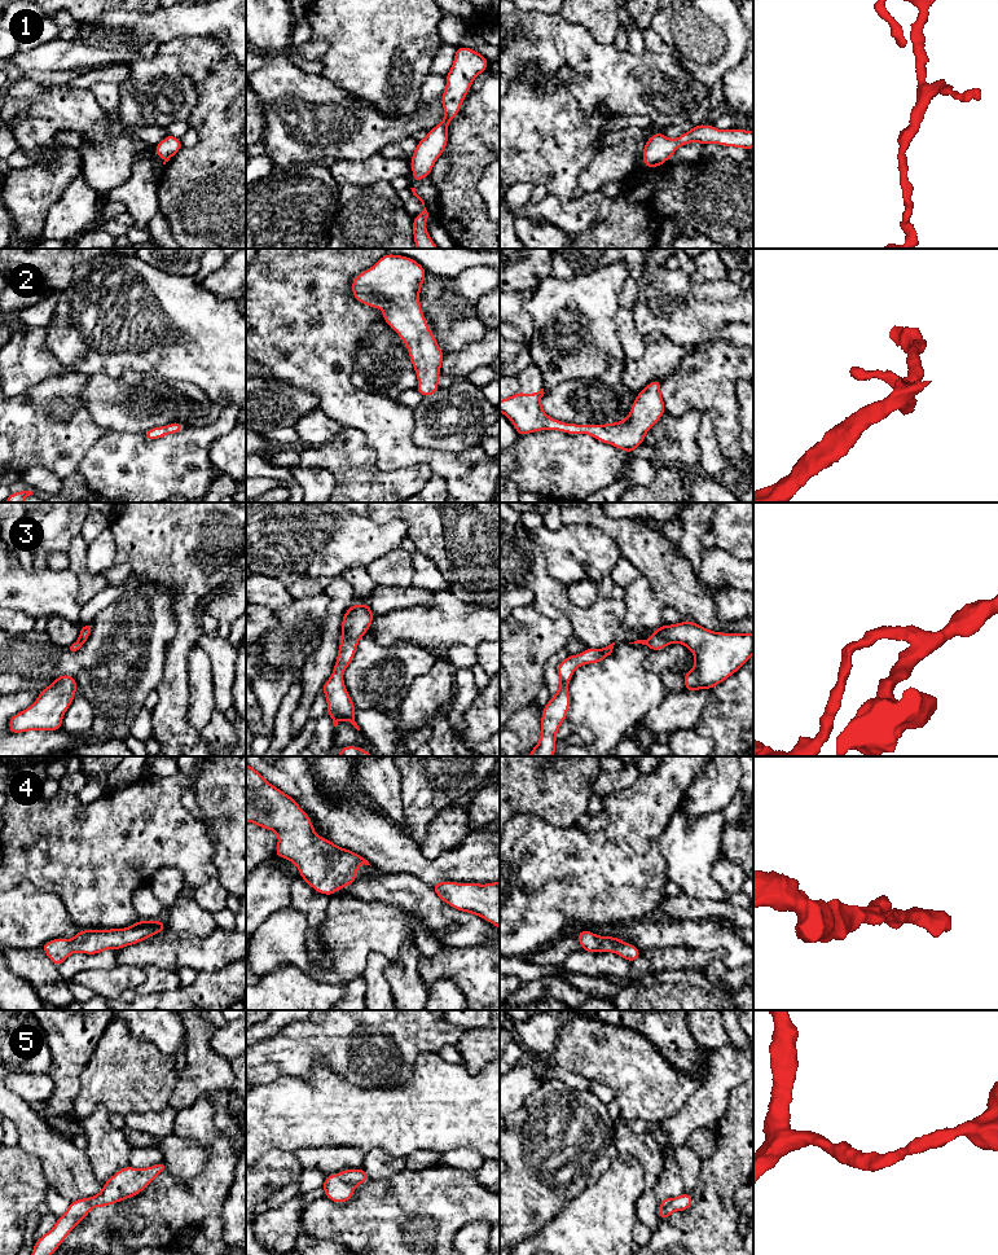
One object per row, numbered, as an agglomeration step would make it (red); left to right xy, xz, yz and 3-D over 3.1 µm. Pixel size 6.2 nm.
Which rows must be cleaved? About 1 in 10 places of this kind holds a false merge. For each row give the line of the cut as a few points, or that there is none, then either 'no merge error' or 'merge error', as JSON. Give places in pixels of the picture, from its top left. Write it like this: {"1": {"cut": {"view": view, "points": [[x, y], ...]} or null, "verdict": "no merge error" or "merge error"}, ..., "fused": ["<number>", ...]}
{"1": {"cut": null, "verdict": "no merge error"}, "2": {"cut": null, "verdict": "no merge error"}, "3": {"cut": null, "verdict": "no merge error"}, "4": {"cut": null, "verdict": "no merge error"}, "5": {"cut": null, "verdict": "no merge error"}, "fused": []}

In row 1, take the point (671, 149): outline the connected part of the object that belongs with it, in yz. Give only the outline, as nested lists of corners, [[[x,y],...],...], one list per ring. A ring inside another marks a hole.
[[[695,124],[691,131],[683,132],[678,139],[669,140],[663,132],[654,133],[646,140],[642,150],[642,161],[646,168],[655,168],[664,164],[681,145],[689,142],[718,144],[742,149],[753,148],[753,131],[731,128],[721,131],[715,126]]]

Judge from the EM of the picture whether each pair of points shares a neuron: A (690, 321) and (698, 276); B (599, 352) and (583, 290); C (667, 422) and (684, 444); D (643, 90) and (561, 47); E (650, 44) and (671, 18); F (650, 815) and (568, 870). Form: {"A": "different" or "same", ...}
{"A": "different", "B": "same", "C": "same", "D": "same", "E": "different", "F": "same"}

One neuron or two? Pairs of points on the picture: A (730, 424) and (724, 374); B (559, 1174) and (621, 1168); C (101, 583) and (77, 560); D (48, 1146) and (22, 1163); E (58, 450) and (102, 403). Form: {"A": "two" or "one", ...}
{"A": "one", "B": "two", "C": "one", "D": "two", "E": "two"}

